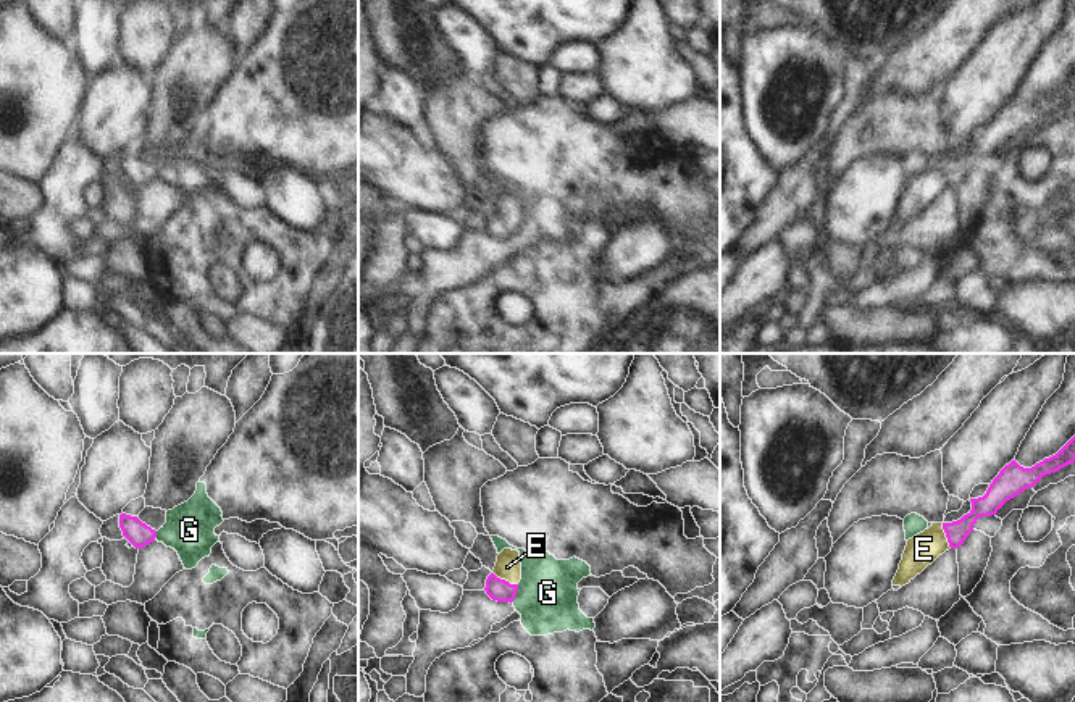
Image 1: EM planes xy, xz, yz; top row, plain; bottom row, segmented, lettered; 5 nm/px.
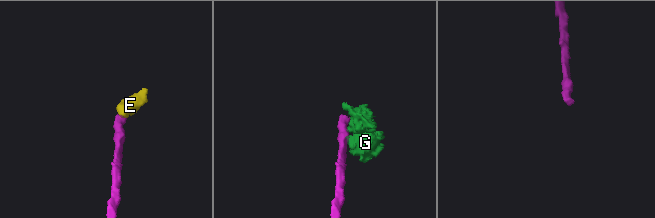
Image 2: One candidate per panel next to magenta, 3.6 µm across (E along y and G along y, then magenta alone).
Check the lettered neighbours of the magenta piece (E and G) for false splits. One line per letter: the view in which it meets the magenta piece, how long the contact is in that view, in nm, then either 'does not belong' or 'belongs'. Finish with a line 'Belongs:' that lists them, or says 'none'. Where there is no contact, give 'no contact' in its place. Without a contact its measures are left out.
E: xz | 140 nm | belongs
G: xz | 100 nm | does not belong
Belongs: E

